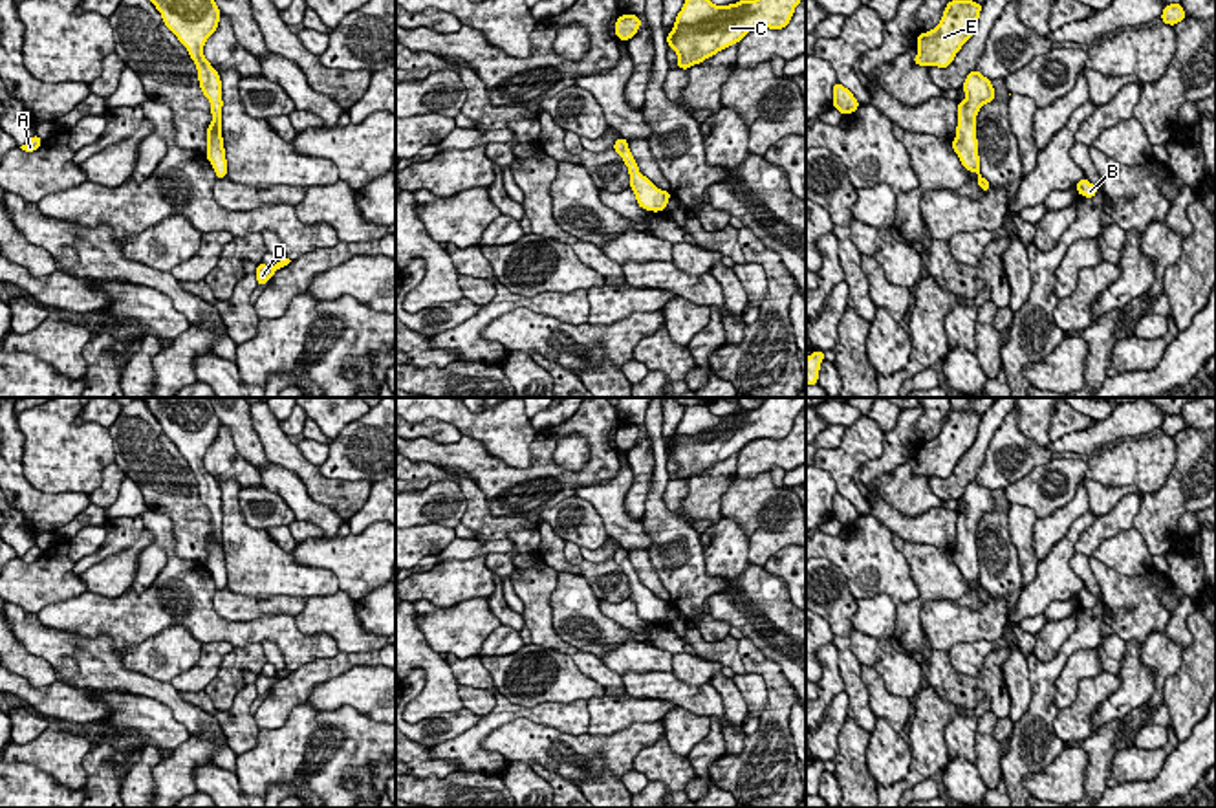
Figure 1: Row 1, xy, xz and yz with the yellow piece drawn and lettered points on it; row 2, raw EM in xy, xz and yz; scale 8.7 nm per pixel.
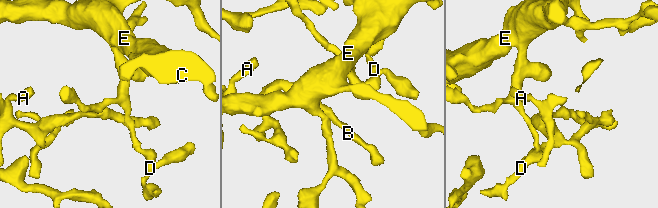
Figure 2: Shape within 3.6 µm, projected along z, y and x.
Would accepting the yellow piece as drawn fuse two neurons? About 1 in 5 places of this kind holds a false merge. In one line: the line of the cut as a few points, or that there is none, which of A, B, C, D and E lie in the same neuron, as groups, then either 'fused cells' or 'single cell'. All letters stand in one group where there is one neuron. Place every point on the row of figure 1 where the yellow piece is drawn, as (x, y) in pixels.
cut none; groups A B C D E; single cell

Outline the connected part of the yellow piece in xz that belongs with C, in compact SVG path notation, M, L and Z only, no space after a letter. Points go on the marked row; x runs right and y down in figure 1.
M685 0L667 44L678 53L676 66L689 70L756 27L784 29L798 4L800 0L740 0L716 5L711 0Z

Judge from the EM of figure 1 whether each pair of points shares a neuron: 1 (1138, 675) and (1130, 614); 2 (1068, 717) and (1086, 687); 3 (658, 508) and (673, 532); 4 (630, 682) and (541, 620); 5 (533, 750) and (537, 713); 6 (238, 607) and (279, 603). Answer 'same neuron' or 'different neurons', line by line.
1: different neurons
2: same neuron
3: same neuron
4: different neurons
5: different neurons
6: same neuron

